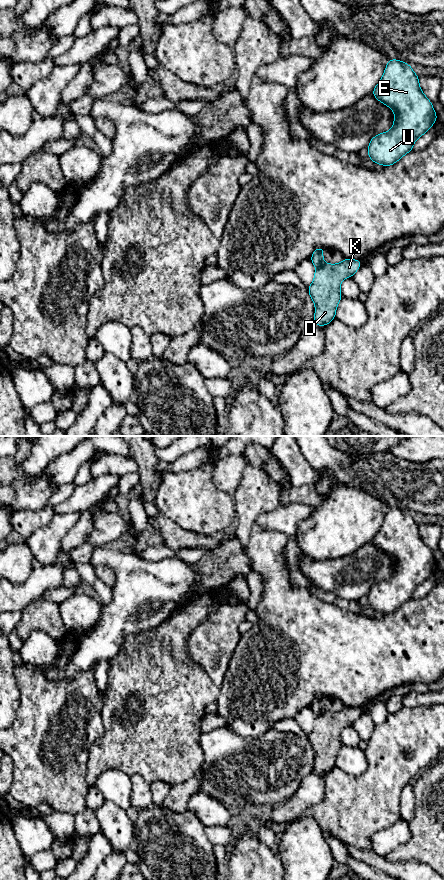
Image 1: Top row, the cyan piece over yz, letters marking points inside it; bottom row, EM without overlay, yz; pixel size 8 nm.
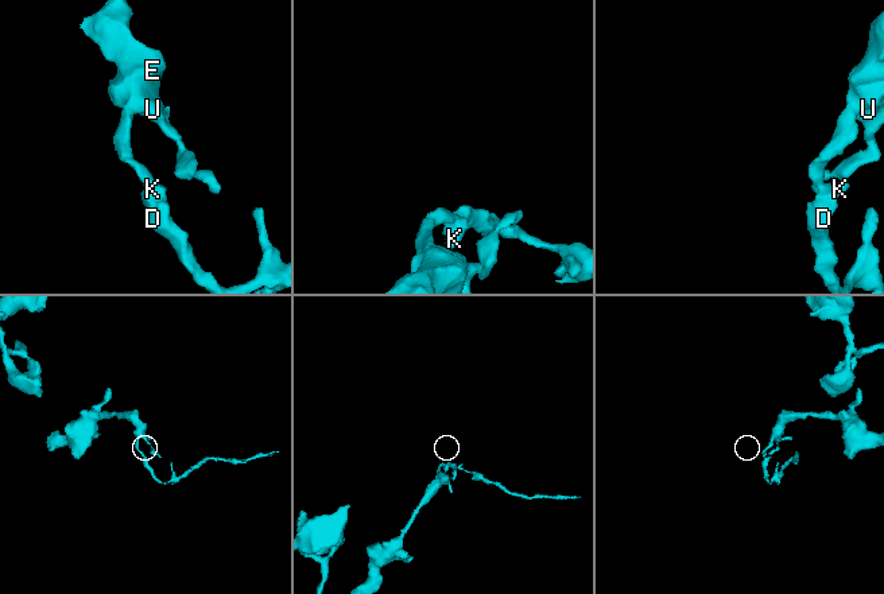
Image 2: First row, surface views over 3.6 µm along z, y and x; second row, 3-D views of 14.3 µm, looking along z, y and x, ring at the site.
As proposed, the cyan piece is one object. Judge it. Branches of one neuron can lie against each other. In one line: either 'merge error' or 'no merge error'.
merge error

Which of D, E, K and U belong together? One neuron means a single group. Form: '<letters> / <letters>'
D K / E U

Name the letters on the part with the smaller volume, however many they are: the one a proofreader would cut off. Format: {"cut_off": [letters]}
{"cut_off": ["D", "K"]}

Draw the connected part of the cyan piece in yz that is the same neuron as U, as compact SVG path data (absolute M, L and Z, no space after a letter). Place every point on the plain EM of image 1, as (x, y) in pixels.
M398 507L387 508L385 519L379 531L374 535L372 543L394 561L394 571L388 580L380 581L371 586L367 595L368 605L384 615L391 614L404 603L413 598L415 589L434 573L438 566L432 550L422 540L419 524L412 518L411 513Z

